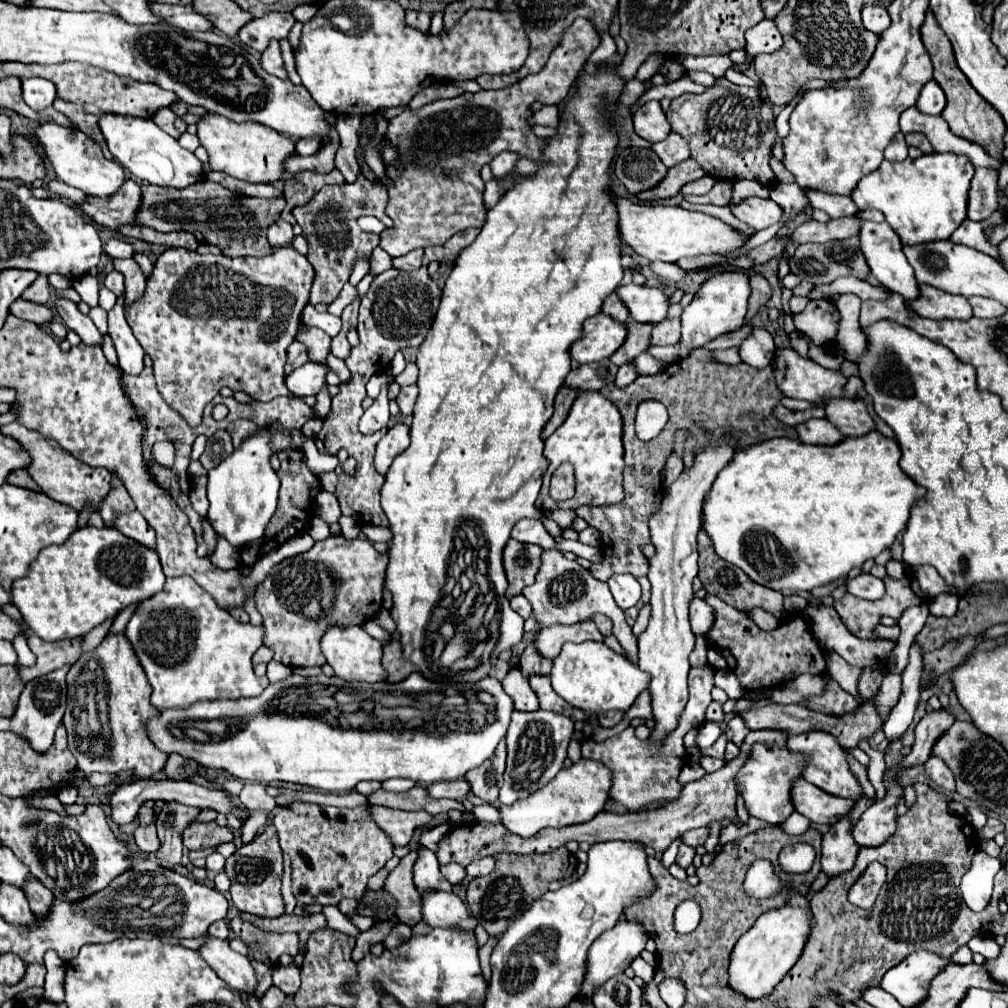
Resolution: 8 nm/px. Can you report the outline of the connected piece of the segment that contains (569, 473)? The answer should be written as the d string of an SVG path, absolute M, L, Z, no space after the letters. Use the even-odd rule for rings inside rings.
M570 463L561 464L551 478L550 496L556 501L570 499L575 494L575 476Z

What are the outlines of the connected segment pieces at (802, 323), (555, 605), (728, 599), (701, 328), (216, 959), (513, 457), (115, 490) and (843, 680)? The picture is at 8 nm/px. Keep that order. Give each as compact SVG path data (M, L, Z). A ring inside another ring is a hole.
M810 300L806 310L794 314L794 326L808 334L816 346L834 346L838 336L840 312L832 300Z
M550 548L542 552L542 566L536 574L536 582L532 586L526 586L522 592L528 602L532 604L534 616L540 622L540 626L550 626L550 624L576 624L582 622L594 614L604 614L614 622L612 634L618 638L620 646L626 650L628 660L636 664L638 652L636 652L636 636L632 634L632 628L624 620L624 610L614 602L614 596L608 588L606 582L596 580L586 568L582 568L576 560L568 560L562 550Z
M702 520L702 528L698 532L698 554L700 554L698 576L700 576L700 580L704 584L704 590L708 594L714 594L714 596L722 598L726 604L730 604L730 606L734 606L736 610L742 610L742 612L748 612L756 606L762 606L762 610L770 612L778 620L786 618L788 612L784 610L784 604L782 604L782 600L784 600L782 592L776 592L776 590L770 590L770 588L764 588L764 586L752 582L740 568L736 568L734 564L728 564L726 560L720 560L720 556L716 556L716 550L712 548L712 542L708 540L708 534L704 532L704 520Z
M718 272L710 276L700 290L694 294L694 300L684 308L682 312L682 338L678 342L680 358L688 356L694 348L700 348L708 344L710 340L738 330L744 324L744 316L748 310L752 288L750 288L750 276L746 272Z
M204 934L204 944L198 948L198 954L212 966L212 970L234 990L250 994L256 988L256 976L250 960L234 952L226 940Z
M596 72L594 76L582 74L578 80L578 94L568 102L566 112L560 120L558 126L558 134L554 138L548 140L548 146L544 148L544 154L540 160L546 162L546 166L540 168L540 172L536 172L532 178L522 180L520 184L516 184L514 188L510 188L502 200L488 212L486 216L486 224L482 226L482 232L476 236L476 240L466 246L456 262L454 268L446 280L446 286L442 290L442 300L440 300L440 308L438 314L434 318L432 328L428 330L426 340L422 342L420 350L418 350L418 400L414 406L414 416L412 416L412 430L410 430L410 446L398 454L386 474L386 482L382 486L380 492L380 504L384 514L388 516L390 522L390 532L392 532L392 540L388 544L388 568L386 568L386 582L384 588L388 588L388 592L392 592L392 608L390 608L390 616L396 622L396 630L400 632L400 644L402 644L402 656L404 660L412 662L418 666L418 672L424 674L428 680L440 680L442 676L442 666L438 662L436 648L440 648L440 638L428 638L428 624L432 618L432 610L436 608L436 604L442 598L442 588L448 580L448 568L450 568L450 560L452 554L474 554L468 556L468 562L486 562L486 578L490 580L496 598L500 602L500 640L493 650L490 661L487 663L479 663L476 670L468 670L468 672L460 672L456 678L460 682L480 682L482 678L488 676L490 668L497 661L499 654L504 650L514 648L524 634L524 620L512 612L508 598L504 596L506 588L508 588L508 580L506 580L506 572L504 572L504 564L502 564L502 552L504 552L504 544L510 540L510 530L512 526L520 520L520 518L532 518L532 516L540 516L540 510L534 508L534 498L538 498L540 486L542 486L542 476L548 468L548 460L544 456L544 440L542 440L542 430L546 426L546 422L550 420L554 408L554 396L558 392L558 388L564 384L568 372L570 372L570 356L568 356L568 348L574 340L580 338L582 332L582 322L594 314L600 312L600 306L604 302L604 298L608 298L622 282L622 266L620 266L620 238L618 238L618 216L616 216L616 206L612 202L612 198L608 196L610 190L610 176L608 176L608 168L614 156L614 148L618 142L618 136L610 130L610 126L606 124L606 118L610 114L610 106L618 102L618 96L622 92L624 82L610 72Z
M112 472L112 490L108 492L108 496L104 496L100 504L100 510L98 510L100 516L104 518L106 526L112 526L112 518L116 512L132 512L132 510L136 510L136 506L124 488L124 482L116 478L116 474Z
M826 652L826 670L846 692L850 692L856 698L858 694L856 686L858 686L858 676L862 668L848 666L848 662L844 662L836 652Z

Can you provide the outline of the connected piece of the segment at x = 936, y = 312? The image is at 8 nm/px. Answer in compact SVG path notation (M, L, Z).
M920 284L920 296L916 300L906 302L916 314L924 318L952 318L952 320L968 320L972 316L972 308L964 296L948 294L928 284Z

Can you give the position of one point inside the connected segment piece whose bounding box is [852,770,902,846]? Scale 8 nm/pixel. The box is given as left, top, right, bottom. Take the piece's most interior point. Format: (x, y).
(877, 824)

